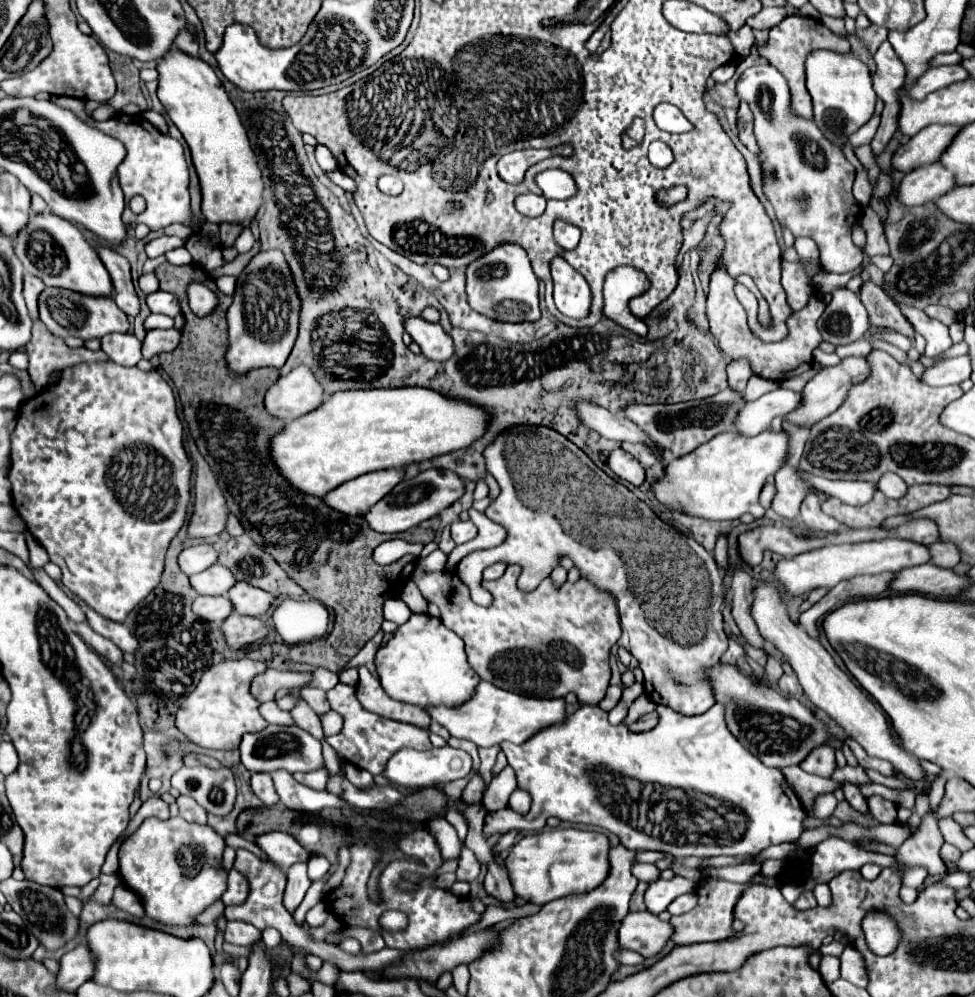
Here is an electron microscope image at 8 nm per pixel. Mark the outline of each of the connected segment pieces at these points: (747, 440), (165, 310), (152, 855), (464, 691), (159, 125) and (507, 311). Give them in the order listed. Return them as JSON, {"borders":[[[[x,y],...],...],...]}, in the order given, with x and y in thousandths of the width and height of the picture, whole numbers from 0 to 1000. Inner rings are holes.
{"borders":[[[[784,430],[779,436],[765,438],[757,432],[738,434],[726,444],[718,446],[710,454],[687,460],[681,468],[681,480],[671,484],[673,498],[693,509],[697,507],[706,517],[726,521],[726,523],[745,523],[757,521],[763,515],[771,515],[775,521],[784,519],[784,509],[777,505],[779,492],[790,476],[796,476],[808,458],[808,434]]],[[[158,292],[150,298],[150,306],[154,308],[156,314],[166,314],[172,318],[181,318],[185,314],[185,306],[181,302],[181,298],[176,298],[176,294],[170,292]]],[[[156,819],[125,846],[121,876],[129,890],[144,898],[152,920],[172,928],[195,928],[199,918],[226,902],[232,892],[232,874],[228,872],[230,850],[230,842],[213,827],[193,825],[187,819],[172,823]]],[[[423,617],[414,627],[410,627],[402,640],[387,653],[384,665],[392,691],[398,695],[398,699],[431,709],[443,709],[451,705],[472,707],[472,703],[478,703],[478,699],[484,697],[484,691],[492,685],[492,679],[484,673],[478,661],[476,643],[466,637],[451,621],[441,617]]],[[[151,110],[148,111],[148,117],[150,117],[160,129],[164,129],[166,133],[172,134],[172,125],[164,113],[160,113],[160,111],[157,110]]],[[[525,244],[513,246],[507,252],[498,254],[496,258],[488,260],[488,264],[480,266],[478,294],[480,294],[480,306],[503,320],[523,322],[523,324],[554,320],[552,280],[548,278],[542,256],[531,246]]]]}

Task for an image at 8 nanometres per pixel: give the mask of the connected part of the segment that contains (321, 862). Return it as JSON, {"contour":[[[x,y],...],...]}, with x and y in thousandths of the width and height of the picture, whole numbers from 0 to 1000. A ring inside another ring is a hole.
{"contour":[[[322,858],[318,866],[318,874],[316,874],[316,880],[318,884],[326,884],[329,882],[338,872],[338,866],[334,860],[328,860],[328,858]]]}

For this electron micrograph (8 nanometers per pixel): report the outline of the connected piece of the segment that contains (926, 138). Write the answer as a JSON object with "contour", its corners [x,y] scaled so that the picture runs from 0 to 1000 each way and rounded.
{"contour":[[[952,125],[942,135],[937,135],[915,159],[917,172],[935,172],[944,165],[960,161],[968,155],[976,139],[983,135],[983,125]]]}

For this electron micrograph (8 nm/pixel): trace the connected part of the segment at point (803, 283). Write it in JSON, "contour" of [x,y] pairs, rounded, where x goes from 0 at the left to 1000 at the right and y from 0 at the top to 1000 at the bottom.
{"contour":[[[802,264],[802,288],[806,292],[806,302],[812,306],[810,310],[821,312],[829,306],[831,294],[835,294],[833,280],[827,276],[821,264]]]}

